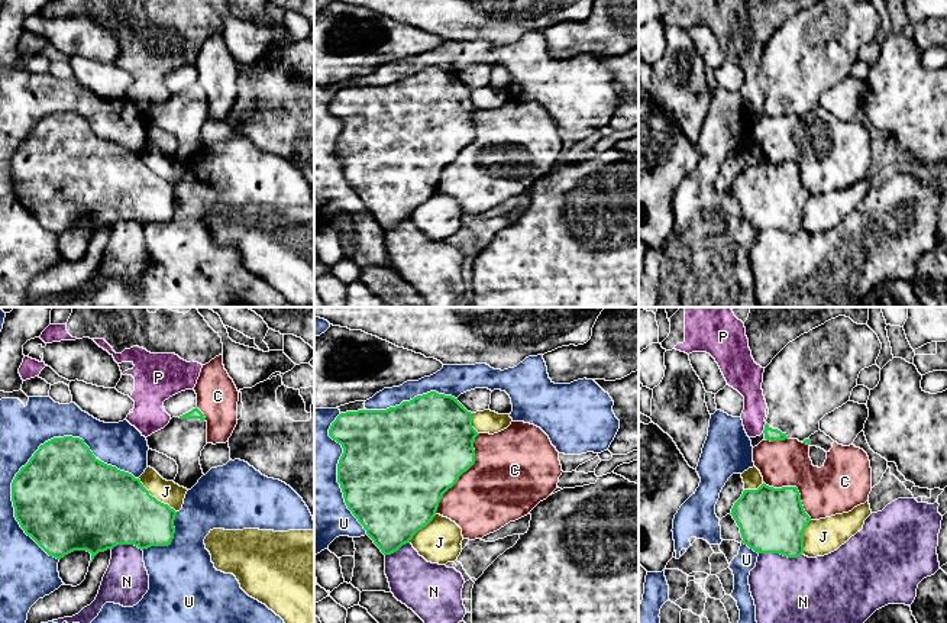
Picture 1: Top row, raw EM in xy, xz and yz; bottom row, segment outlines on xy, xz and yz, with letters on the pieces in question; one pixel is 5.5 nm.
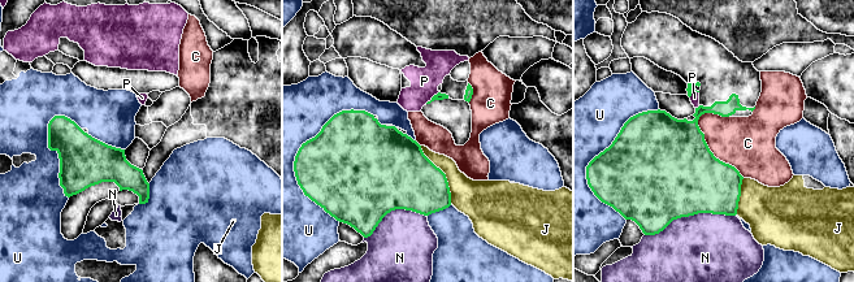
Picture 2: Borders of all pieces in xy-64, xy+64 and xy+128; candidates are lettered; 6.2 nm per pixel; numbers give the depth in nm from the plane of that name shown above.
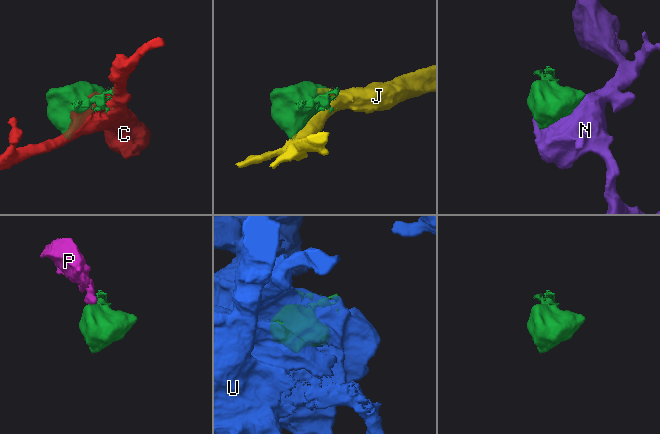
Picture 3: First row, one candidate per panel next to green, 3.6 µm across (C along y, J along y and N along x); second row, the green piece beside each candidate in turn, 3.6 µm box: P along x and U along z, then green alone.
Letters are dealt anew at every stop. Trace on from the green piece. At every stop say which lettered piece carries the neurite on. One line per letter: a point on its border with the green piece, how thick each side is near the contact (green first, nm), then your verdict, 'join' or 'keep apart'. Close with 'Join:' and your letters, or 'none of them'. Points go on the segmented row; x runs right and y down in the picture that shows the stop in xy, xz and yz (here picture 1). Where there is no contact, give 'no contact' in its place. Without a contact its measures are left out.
C: meets green in xz at (462, 473); 500 nm thick on the green side, 420 nm on the other; keep apart
J: meets green in xy at (154, 497); 420 nm thick on the green side, 130 nm on the other; keep apart
N: meets green in yz at (781, 554); 360 nm thick on the green side, 360 nm on the other; keep apart
P: meets green in yz at (765, 428); 70 nm thick on the green side, 140 nm on the other; keep apart
U: meets green in xy at (12, 490); 480 nm thick on the green side, 190 nm on the other; keep apart
Join: none of them

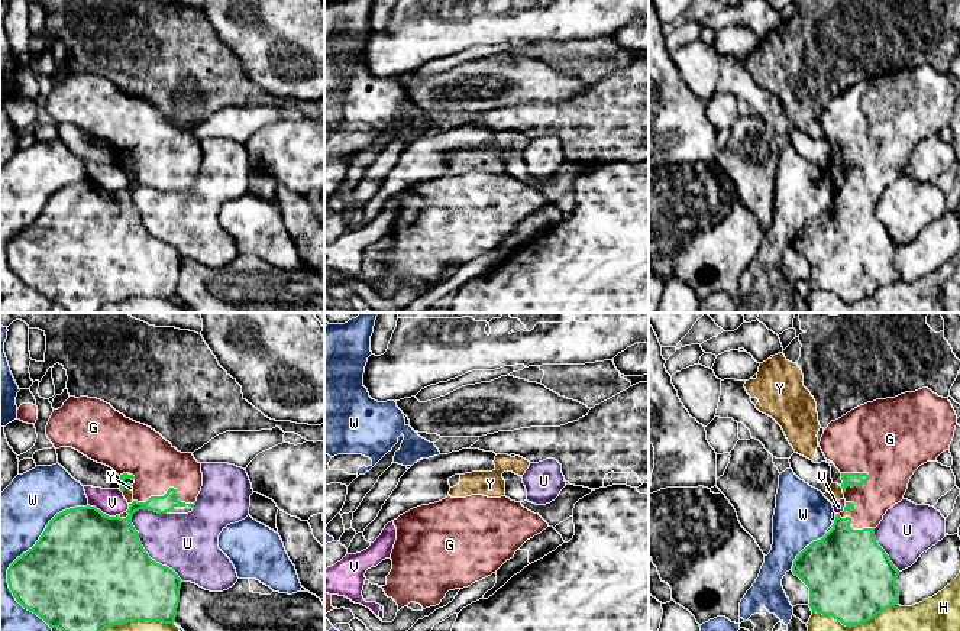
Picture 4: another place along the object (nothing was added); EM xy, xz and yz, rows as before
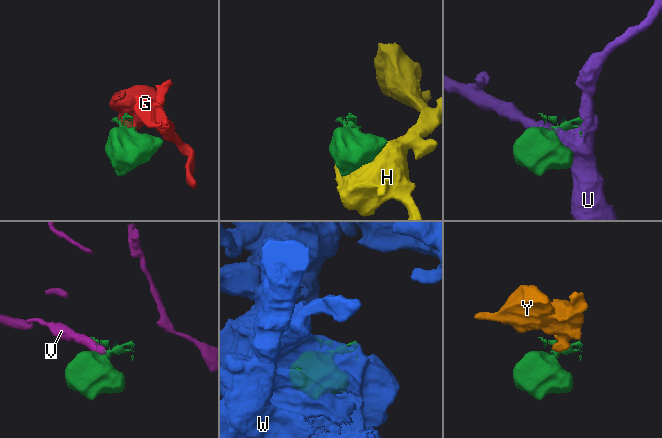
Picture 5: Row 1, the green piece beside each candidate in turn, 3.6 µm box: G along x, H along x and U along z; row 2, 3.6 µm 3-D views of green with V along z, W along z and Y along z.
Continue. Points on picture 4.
G: meets green in xy at (167, 491); 100 nm thick on the green side, 280 nm on the other; join
H: meets green in yz at (855, 625); 460 nm thick on the green side, 140 nm on the other; keep apart
U: meets green in xy at (144, 550); 500 nm thick on the green side, 340 nm on the other; keep apart
V: meets green in xy at (102, 513); 500 nm thick on the green side, 150 nm on the other; keep apart
W: meets green in xy at (18, 557); 460 nm thick on the green side, 380 nm on the other; keep apart
Y: meets green in xy at (126, 485); 40 nm thick on the green side, 60 nm on the other; keep apart
Join: G

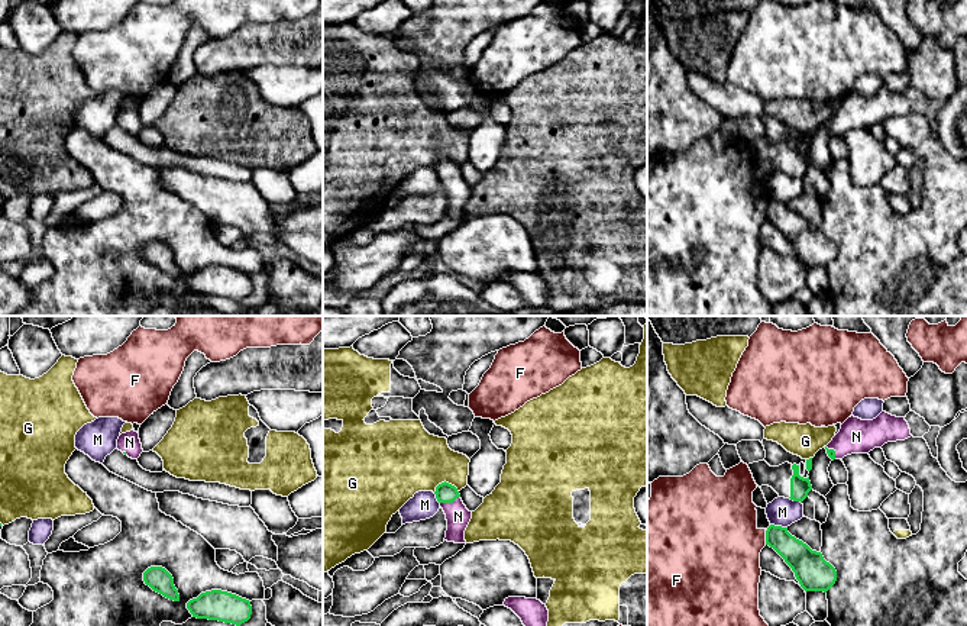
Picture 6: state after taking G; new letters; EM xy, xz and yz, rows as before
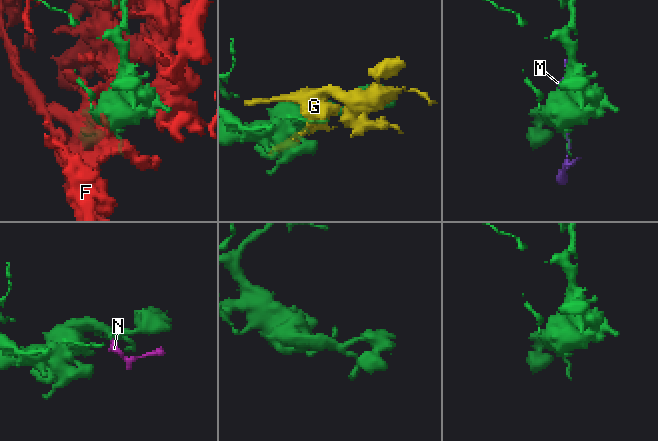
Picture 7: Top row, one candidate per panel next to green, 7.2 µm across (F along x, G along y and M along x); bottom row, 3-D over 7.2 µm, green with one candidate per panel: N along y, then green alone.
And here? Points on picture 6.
F: meets green in yz at (766, 538); 160 nm thick on the green side, 440 nm on the other; keep apart
G: meets green in xz at (445, 481); 110 nm thick on the green side, 380 nm on the other; keep apart
M: meets green in yz at (779, 526); 160 nm thick on the green side, 160 nm on the other; keep apart
N: meets green in xz at (449, 502); 110 nm thick on the green side, 140 nm on the other; join
Join: N

